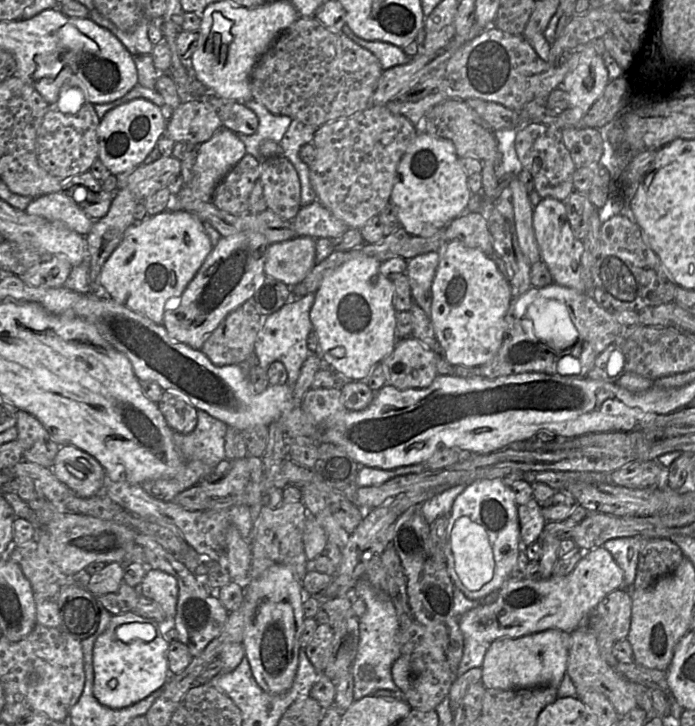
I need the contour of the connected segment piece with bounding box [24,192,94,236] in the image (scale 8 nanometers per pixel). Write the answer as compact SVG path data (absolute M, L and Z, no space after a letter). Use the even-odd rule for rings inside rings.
M64 192L50 193L33 199L24 211L51 222L59 222L82 236L89 233L94 223Z

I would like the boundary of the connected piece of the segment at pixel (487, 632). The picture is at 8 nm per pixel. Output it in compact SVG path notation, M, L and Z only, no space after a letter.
M603 546L581 551L582 558L566 576L507 580L493 603L479 605L459 618L464 637L492 643L502 637L517 638L552 628L571 633L582 626L606 595L622 587L624 572Z

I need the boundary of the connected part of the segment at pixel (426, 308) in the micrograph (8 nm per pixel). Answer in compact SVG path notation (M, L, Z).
M445 246L438 251L417 255L408 260L408 276L412 299L431 319L432 284L435 273L445 252Z

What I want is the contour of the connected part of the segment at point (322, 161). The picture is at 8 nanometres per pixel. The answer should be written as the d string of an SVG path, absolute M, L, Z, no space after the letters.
M371 106L351 117L339 118L322 125L314 134L312 144L316 149L316 157L314 162L309 166L310 182L316 192L317 200L324 205L333 216L344 222L350 229L360 230L370 218L380 215L385 206L390 202L391 192L396 175L396 168L408 147L415 139L416 135L417 128L408 118L403 115L393 114L386 106Z

